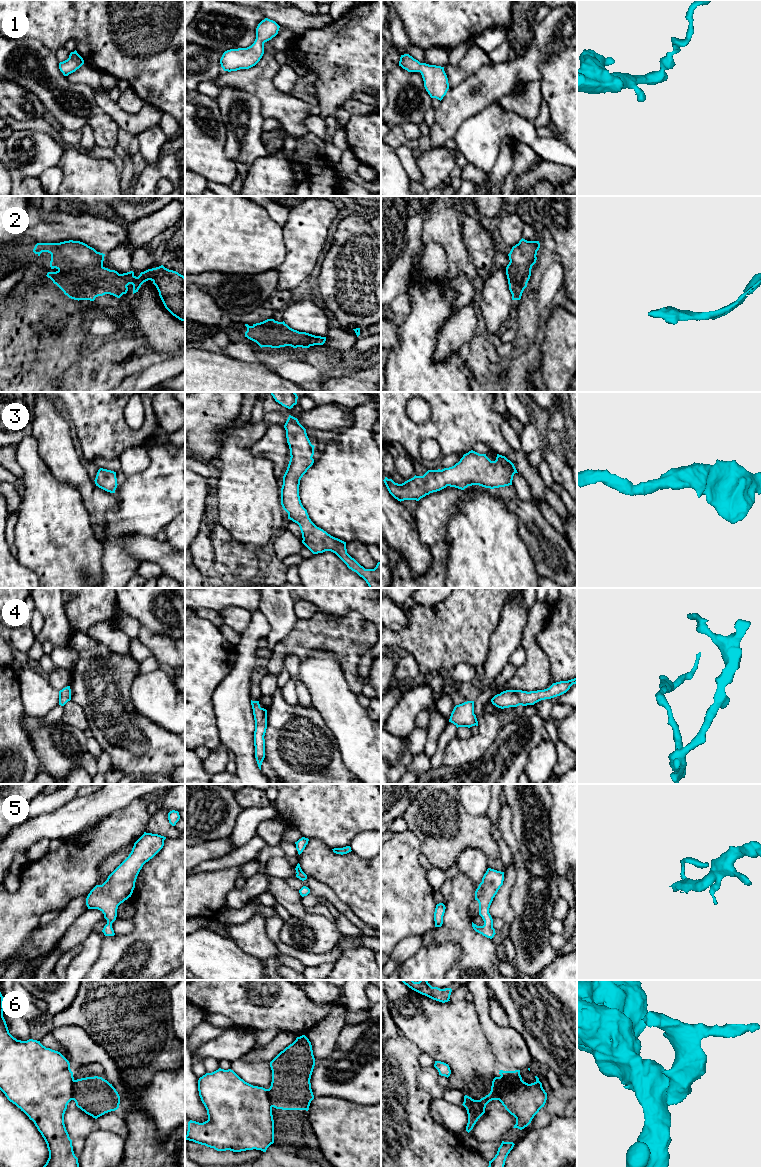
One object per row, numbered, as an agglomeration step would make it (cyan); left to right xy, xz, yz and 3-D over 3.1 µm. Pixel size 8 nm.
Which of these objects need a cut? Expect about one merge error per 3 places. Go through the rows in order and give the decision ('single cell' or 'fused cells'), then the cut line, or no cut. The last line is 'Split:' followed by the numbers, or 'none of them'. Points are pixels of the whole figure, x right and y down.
1: single cell; no cut
2: single cell; no cut
3: single cell; no cut
4: single cell; no cut
5: single cell; no cut
6: fused cells; cut in yz along (495, 1077), (495, 1092), (499, 1099)
Split: 6

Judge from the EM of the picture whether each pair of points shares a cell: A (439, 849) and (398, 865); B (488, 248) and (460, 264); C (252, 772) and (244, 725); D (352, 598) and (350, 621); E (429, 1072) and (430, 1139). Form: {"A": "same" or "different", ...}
{"A": "different", "B": "different", "C": "same", "D": "different", "E": "different"}

